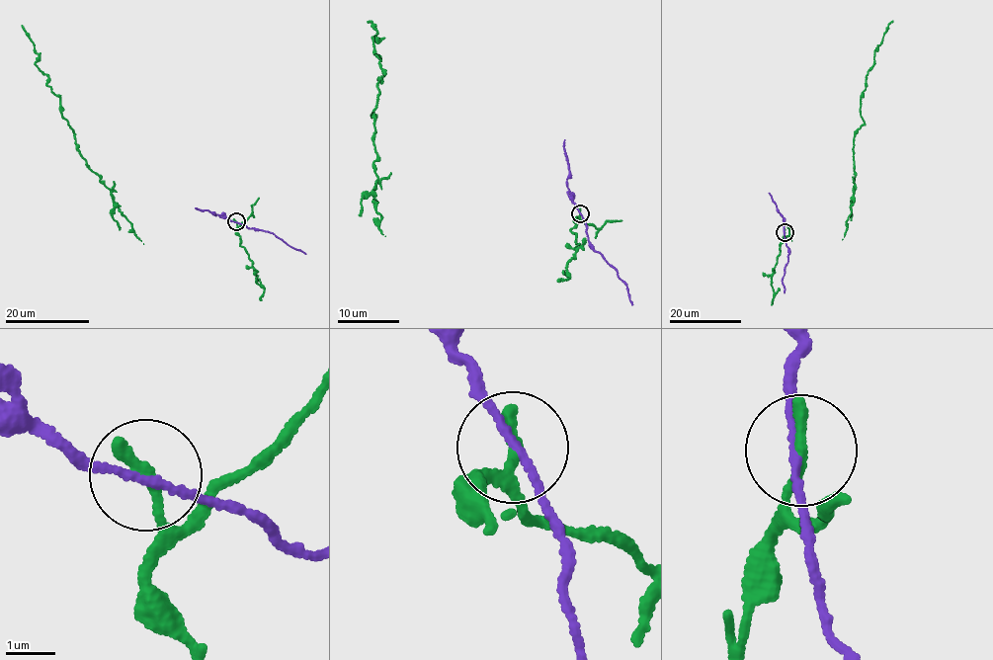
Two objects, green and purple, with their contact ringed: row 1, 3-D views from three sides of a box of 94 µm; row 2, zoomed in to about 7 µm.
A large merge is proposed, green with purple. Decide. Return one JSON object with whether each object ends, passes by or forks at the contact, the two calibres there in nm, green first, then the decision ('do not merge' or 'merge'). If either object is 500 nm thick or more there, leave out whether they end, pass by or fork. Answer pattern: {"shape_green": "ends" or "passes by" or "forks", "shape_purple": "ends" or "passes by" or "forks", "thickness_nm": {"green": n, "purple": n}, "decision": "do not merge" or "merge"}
{"shape_green": "ends", "shape_purple": "passes by", "thickness_nm": {"green": 280, "purple": 140}, "decision": "do not merge"}

